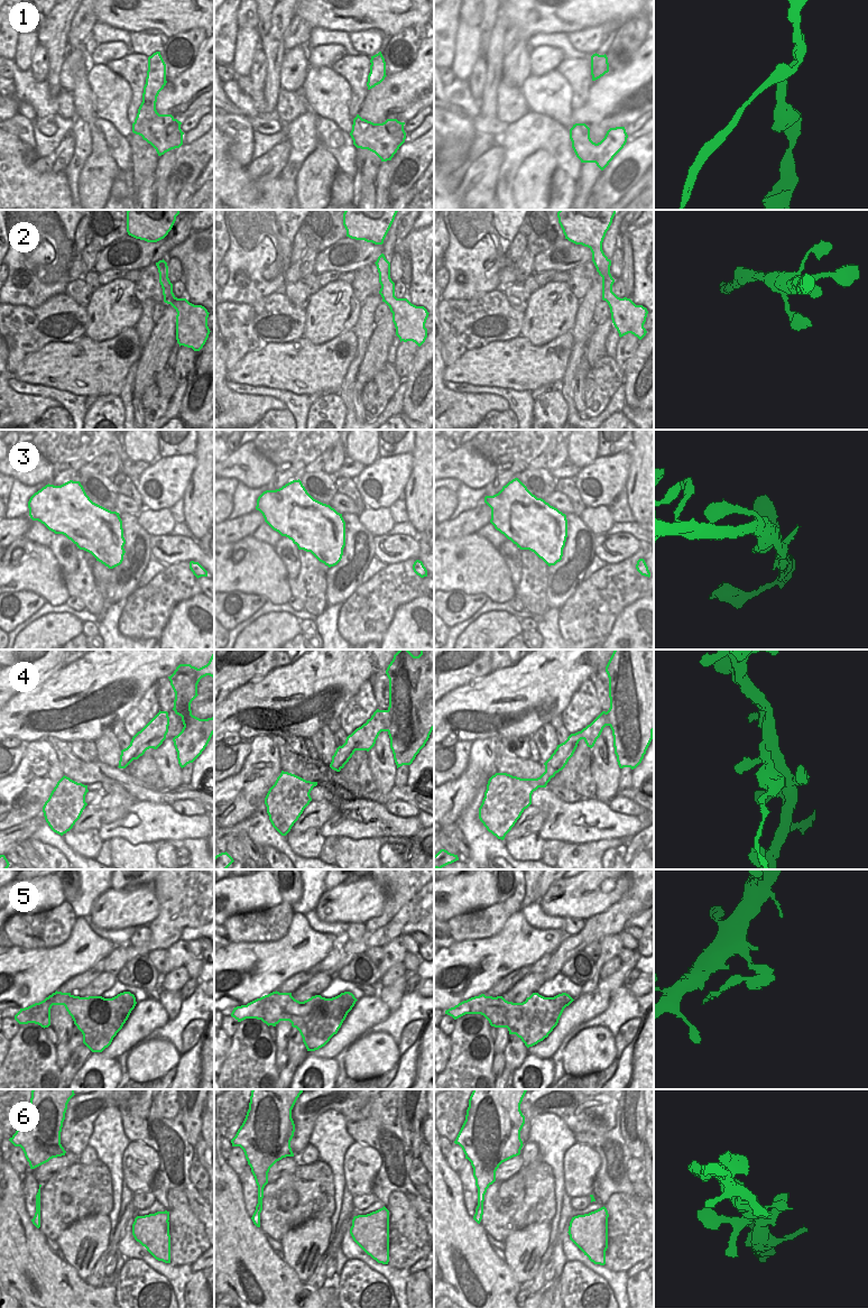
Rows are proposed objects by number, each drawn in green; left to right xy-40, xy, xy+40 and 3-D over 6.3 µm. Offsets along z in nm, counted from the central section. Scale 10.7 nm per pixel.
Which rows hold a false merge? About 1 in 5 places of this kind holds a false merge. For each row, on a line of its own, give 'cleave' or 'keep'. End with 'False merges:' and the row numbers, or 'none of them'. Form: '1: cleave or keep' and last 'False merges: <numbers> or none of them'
1: keep
2: keep
3: keep
4: cleave
5: keep
6: keep
False merges: 4

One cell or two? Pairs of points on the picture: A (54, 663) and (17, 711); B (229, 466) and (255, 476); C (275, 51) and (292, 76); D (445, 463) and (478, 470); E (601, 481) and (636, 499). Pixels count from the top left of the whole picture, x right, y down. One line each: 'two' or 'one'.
A: two
B: one
C: two
D: one
E: two

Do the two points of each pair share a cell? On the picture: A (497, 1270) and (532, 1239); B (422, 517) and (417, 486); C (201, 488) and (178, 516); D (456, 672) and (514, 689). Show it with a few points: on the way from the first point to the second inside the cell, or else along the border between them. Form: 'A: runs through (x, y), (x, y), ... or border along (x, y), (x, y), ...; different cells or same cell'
A: border along (504, 1259), (514, 1277), (520, 1283); different cells
B: runs through (421, 509), (421, 494); same cell
C: border along (182, 498), (185, 521); different cells
D: border along (492, 670), (478, 679), (454, 688); different cells

